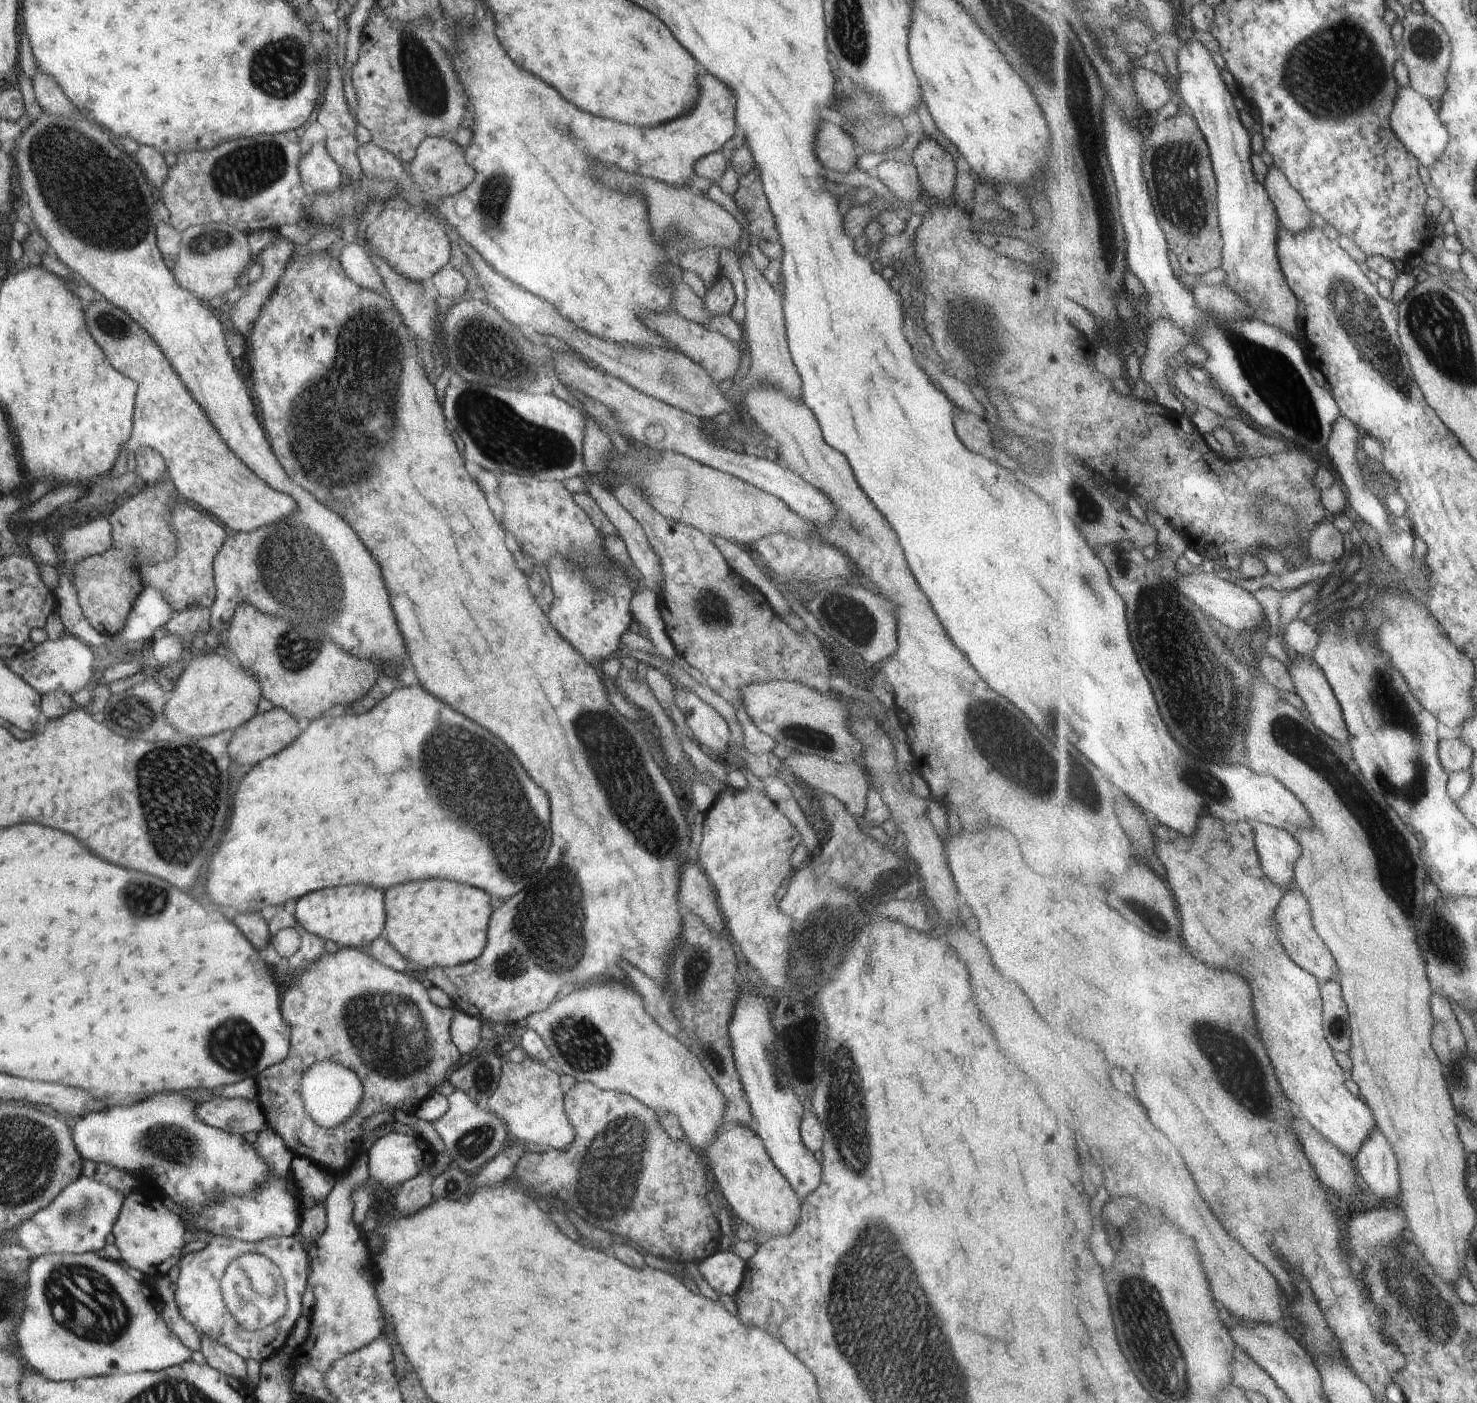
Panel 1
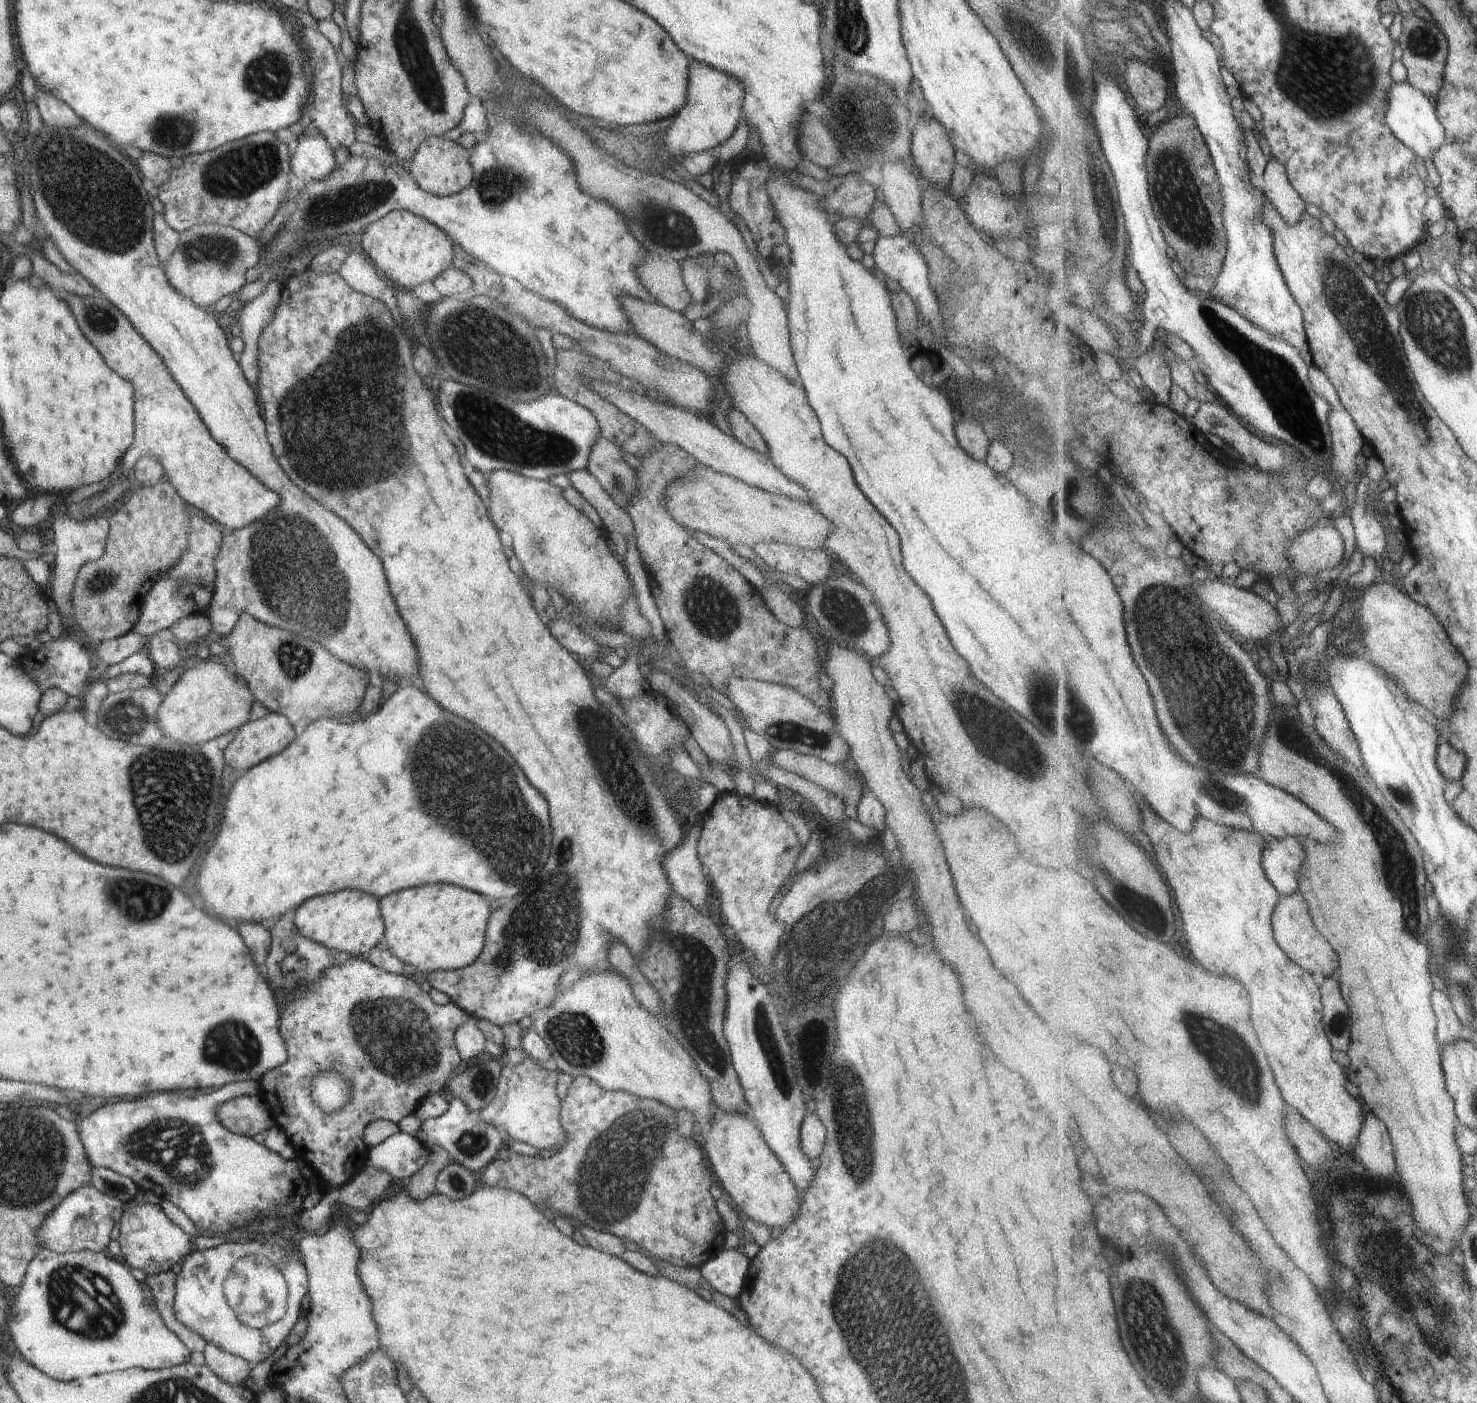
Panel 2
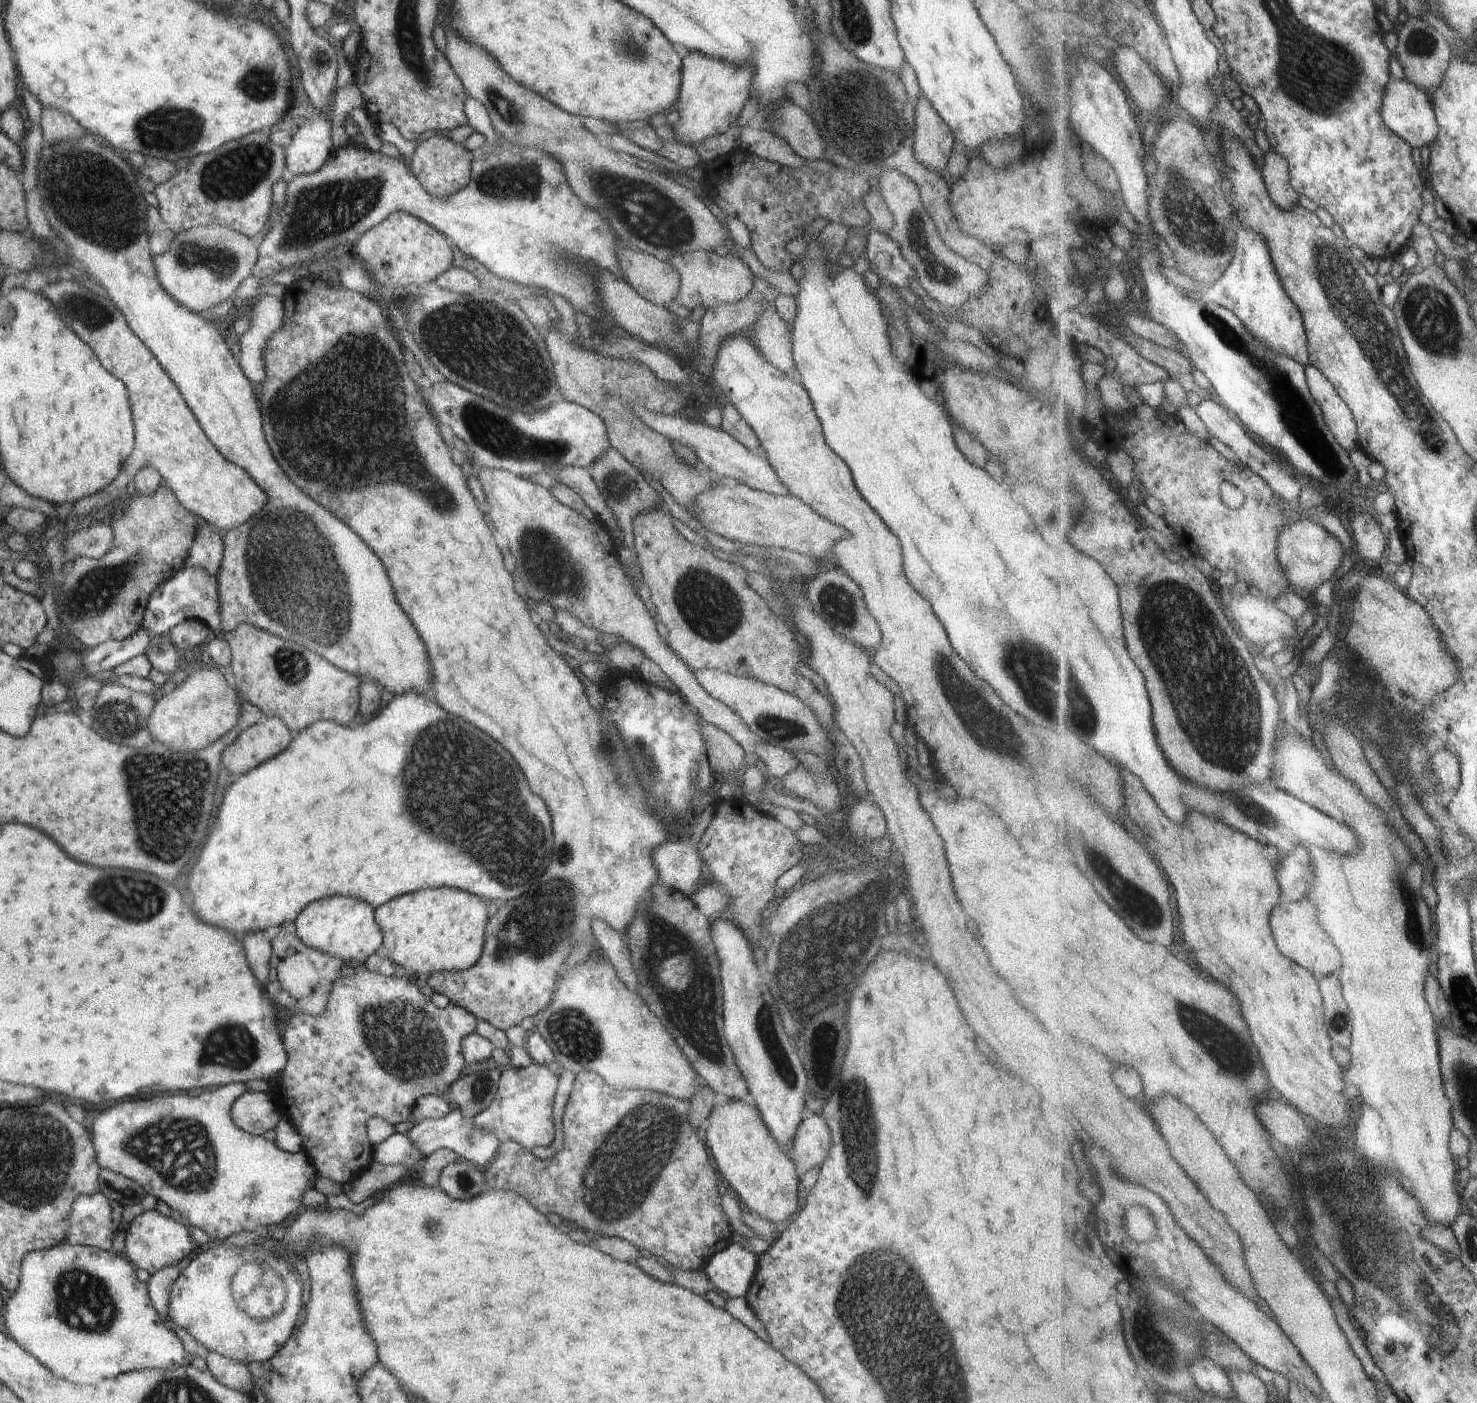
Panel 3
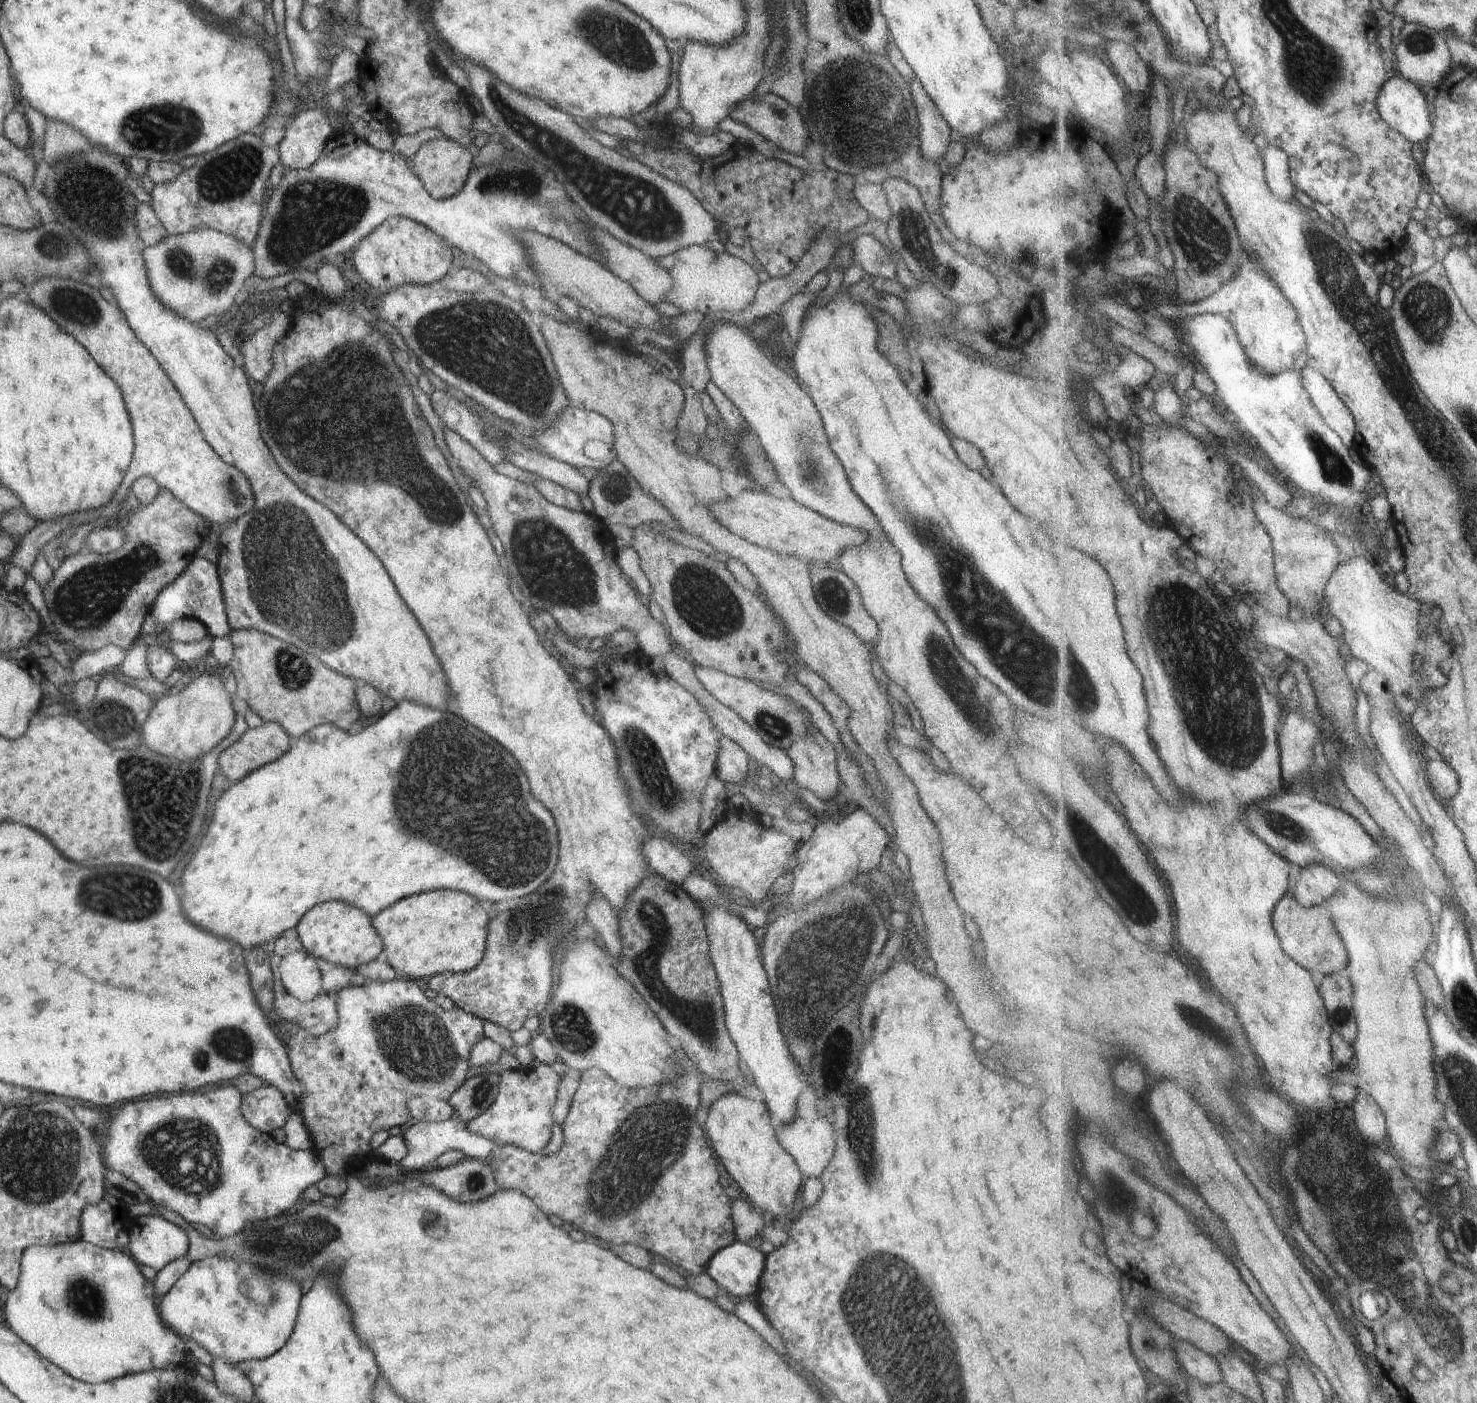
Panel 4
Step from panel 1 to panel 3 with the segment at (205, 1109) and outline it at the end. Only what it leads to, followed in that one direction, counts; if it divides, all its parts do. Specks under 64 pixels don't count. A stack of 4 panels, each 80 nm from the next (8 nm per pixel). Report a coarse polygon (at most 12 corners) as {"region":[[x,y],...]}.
{"region":[[246,1091],[231,1108],[235,1125],[256,1136],[281,1112],[271,1091]]}

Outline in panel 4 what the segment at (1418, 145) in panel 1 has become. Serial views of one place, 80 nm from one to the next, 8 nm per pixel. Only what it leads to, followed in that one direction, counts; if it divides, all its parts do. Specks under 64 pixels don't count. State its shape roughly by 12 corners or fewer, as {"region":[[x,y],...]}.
{"region":[[1398,75],[1378,101],[1386,122],[1414,144],[1435,127],[1423,87]]}

